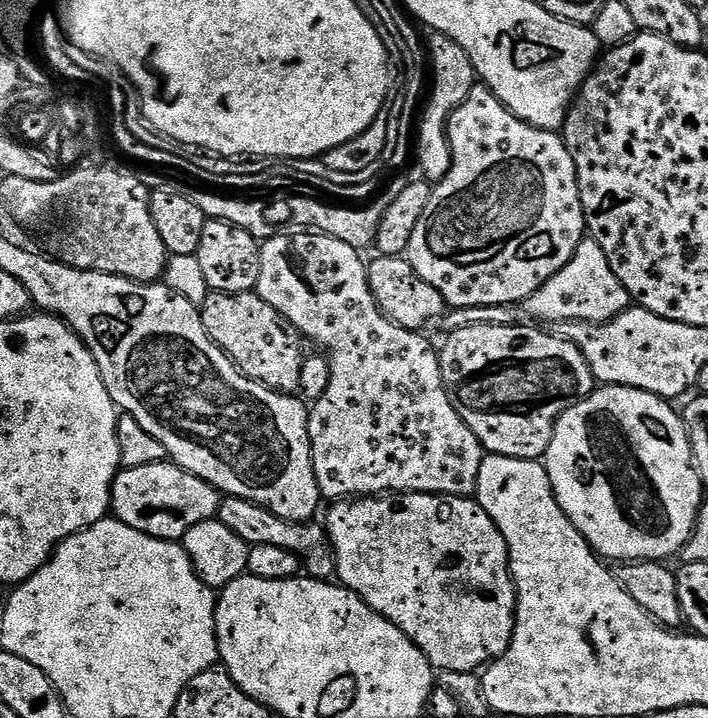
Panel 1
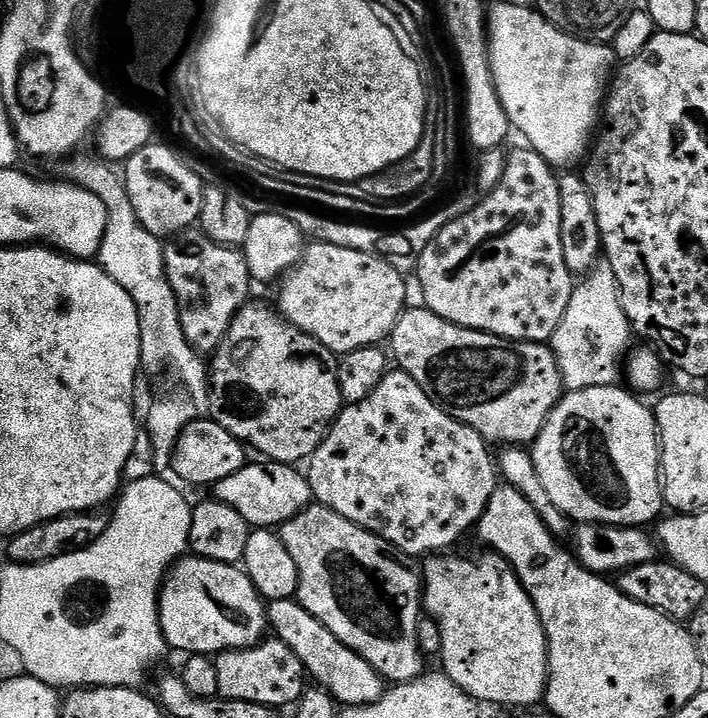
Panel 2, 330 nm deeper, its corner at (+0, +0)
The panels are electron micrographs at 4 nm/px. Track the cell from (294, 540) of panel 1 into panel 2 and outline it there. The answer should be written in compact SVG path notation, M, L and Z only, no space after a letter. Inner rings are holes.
M315 502L281 524L278 534L286 550L290 550L294 566L298 566L296 596L301 606L310 610L310 614L314 614L314 618L318 618L318 622L322 622L322 626L334 634L334 638L366 658L366 662L370 662L370 666L374 666L374 670L378 670L378 674L393 685L405 684L425 675L426 656L420 647L424 586L421 569L417 565L415 568L412 565L415 563L410 562L409 557L390 542L378 538L378 534Z

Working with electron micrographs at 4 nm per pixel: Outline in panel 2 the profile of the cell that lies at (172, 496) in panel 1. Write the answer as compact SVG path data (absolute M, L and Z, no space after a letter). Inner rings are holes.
M260 462L264 464L245 463L238 474L230 474L230 478L222 478L214 486L215 499L226 502L246 518L253 529L279 529L290 518L294 518L313 503L312 491L308 485L307 475L299 467L275 462Z

